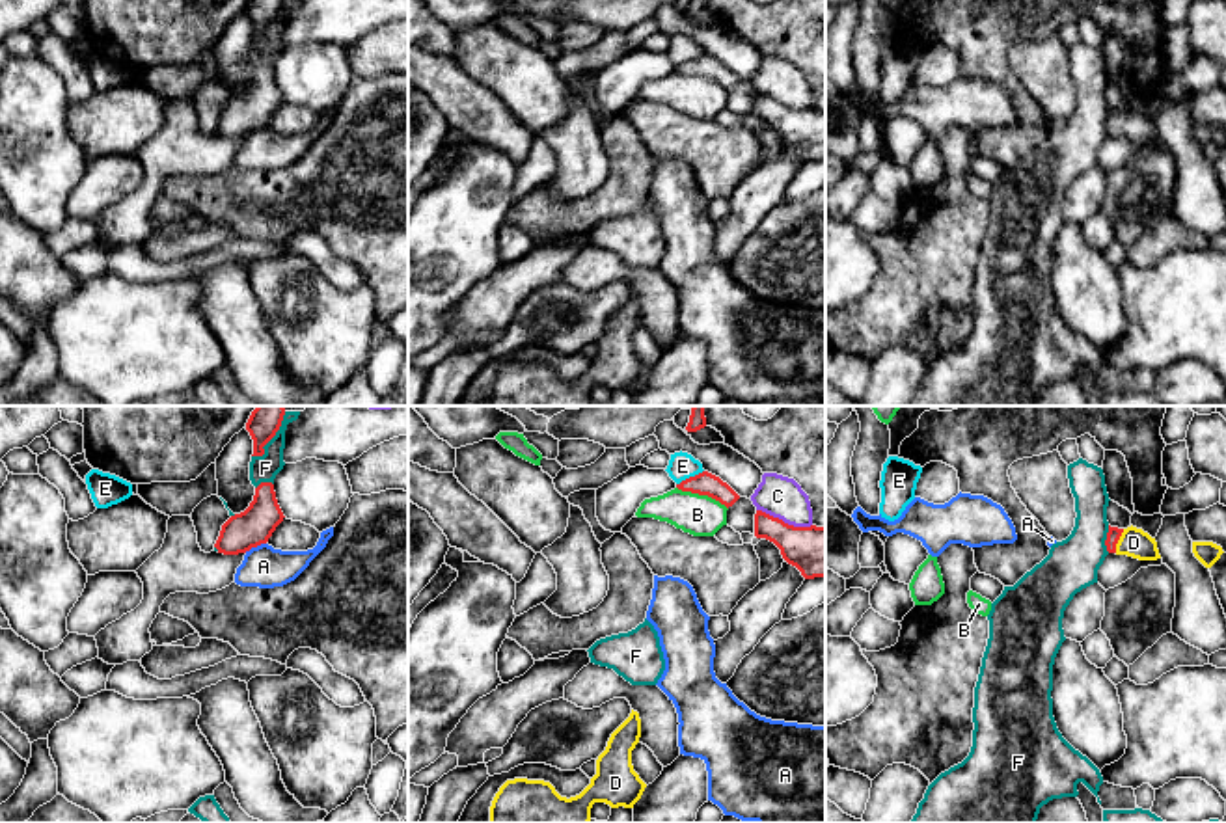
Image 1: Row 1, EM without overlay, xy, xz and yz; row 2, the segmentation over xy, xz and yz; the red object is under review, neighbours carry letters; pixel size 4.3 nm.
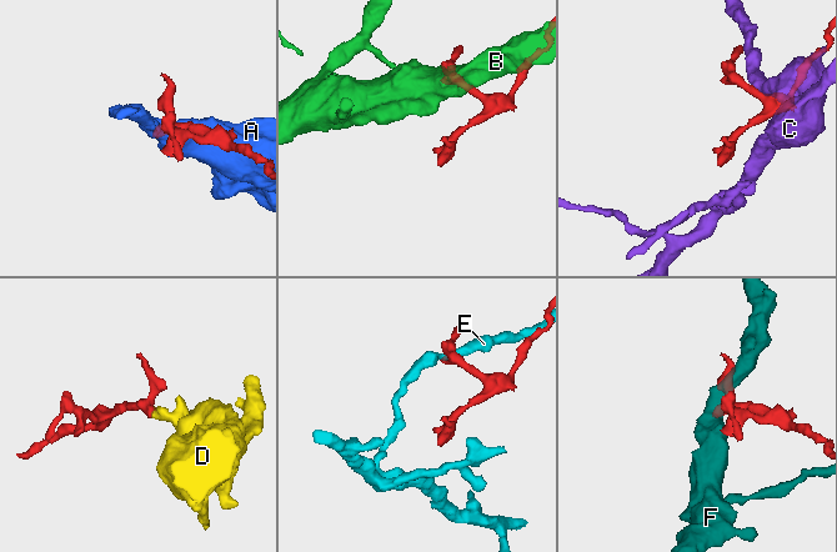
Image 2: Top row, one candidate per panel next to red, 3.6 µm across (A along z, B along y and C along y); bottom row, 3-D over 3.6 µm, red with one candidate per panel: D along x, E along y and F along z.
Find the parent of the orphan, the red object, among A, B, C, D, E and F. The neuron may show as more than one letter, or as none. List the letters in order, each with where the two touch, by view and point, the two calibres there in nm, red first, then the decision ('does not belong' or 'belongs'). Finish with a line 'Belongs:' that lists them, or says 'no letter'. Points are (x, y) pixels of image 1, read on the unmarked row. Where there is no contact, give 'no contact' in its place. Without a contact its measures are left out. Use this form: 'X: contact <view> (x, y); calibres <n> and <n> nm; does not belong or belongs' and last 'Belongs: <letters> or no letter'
A: contact xy (254, 129); calibres 160 and 180 nm; does not belong
B: contact xz (703, 77); calibres 100 and 180 nm; does not belong
C: contact xz (783, 105); calibres 220 and 180 nm; does not belong
D: contact yz (1118, 121); calibres 60 and 130 nm; belongs
E: contact xz (690, 60); calibres 100 and 120 nm; does not belong
F: contact xy (269, 23); calibres 110 and 120 nm; does not belong
Belongs: D

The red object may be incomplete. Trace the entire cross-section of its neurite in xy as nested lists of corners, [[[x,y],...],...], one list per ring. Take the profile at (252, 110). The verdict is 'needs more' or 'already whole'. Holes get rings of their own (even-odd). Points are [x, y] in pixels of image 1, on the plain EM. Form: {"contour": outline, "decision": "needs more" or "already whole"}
{"contour": [[[261,65],[250,89],[222,108],[214,130],[224,138],[246,136],[252,130],[266,127],[283,101],[274,67]]], "decision": "already whole"}

